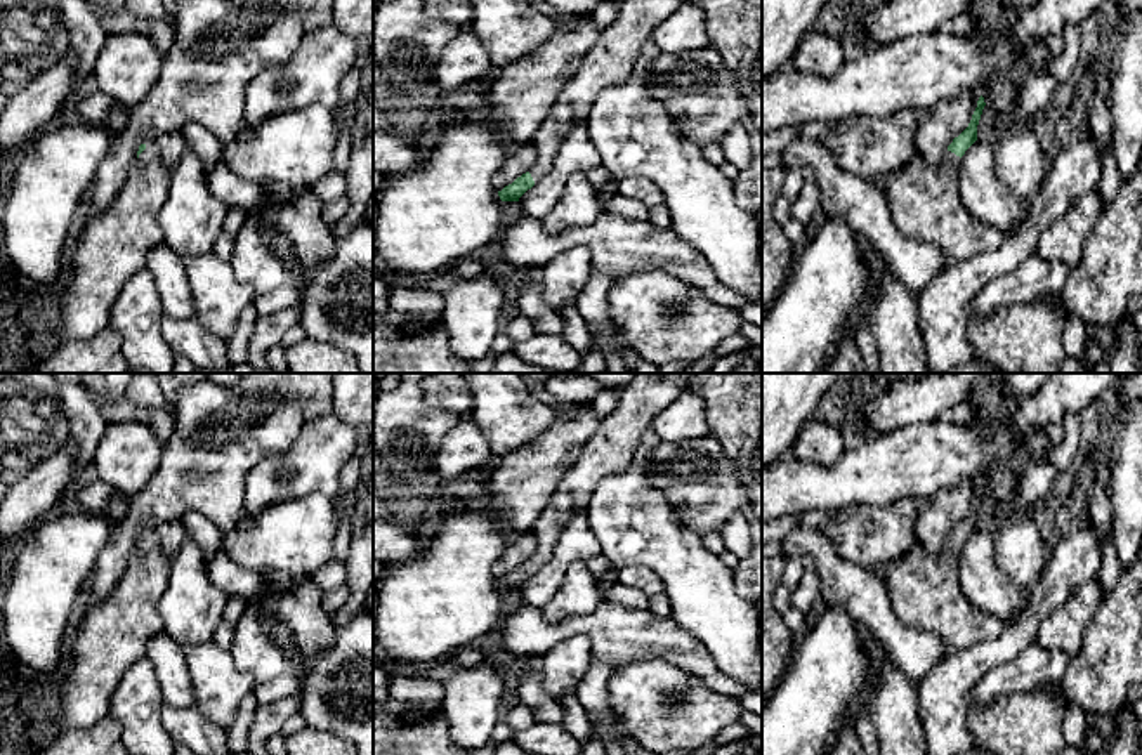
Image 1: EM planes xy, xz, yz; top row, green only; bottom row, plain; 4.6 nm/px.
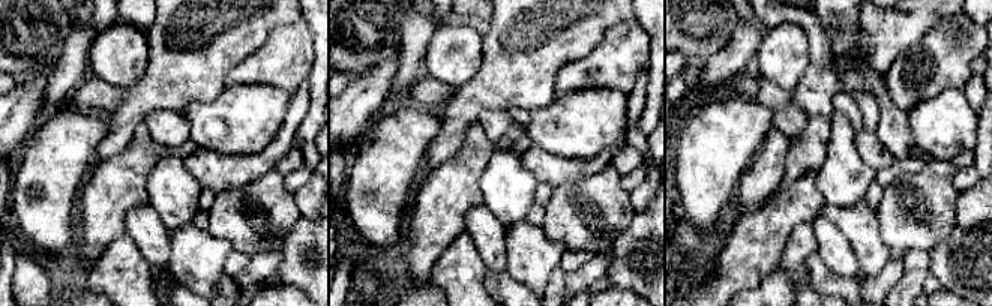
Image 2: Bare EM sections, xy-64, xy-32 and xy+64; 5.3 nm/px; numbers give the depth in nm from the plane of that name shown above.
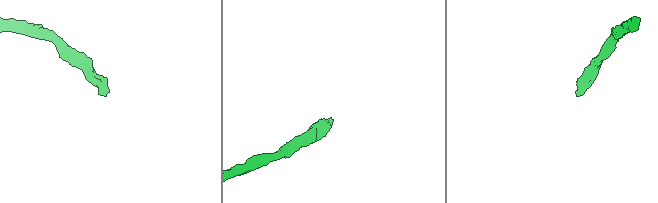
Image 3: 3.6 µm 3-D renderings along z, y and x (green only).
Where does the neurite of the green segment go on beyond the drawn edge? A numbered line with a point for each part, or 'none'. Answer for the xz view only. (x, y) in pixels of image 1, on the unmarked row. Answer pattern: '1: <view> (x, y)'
1: xz (610, 450)

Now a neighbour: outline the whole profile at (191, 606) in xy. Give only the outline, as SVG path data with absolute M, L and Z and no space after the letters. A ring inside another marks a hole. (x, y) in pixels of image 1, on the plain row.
M191 538L182 543L158 601L165 632L184 649L213 640L227 597L207 574L203 548Z

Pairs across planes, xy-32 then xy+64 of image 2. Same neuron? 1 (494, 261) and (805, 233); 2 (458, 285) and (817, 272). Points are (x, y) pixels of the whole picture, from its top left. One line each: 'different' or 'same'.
1: different
2: different

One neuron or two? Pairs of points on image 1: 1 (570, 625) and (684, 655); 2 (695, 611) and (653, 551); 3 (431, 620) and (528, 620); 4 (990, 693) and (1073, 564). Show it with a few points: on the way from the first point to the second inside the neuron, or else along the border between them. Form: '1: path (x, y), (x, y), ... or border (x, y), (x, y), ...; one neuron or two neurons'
1: path (597, 625), (610, 627), (618, 636), (656, 637); one neuron
2: path (695, 596), (669, 566); one neuron
3: border (504, 617), (497, 625); two neurons
4: border (1035, 639), (1014, 658), (993, 667), (976, 684); two neurons

